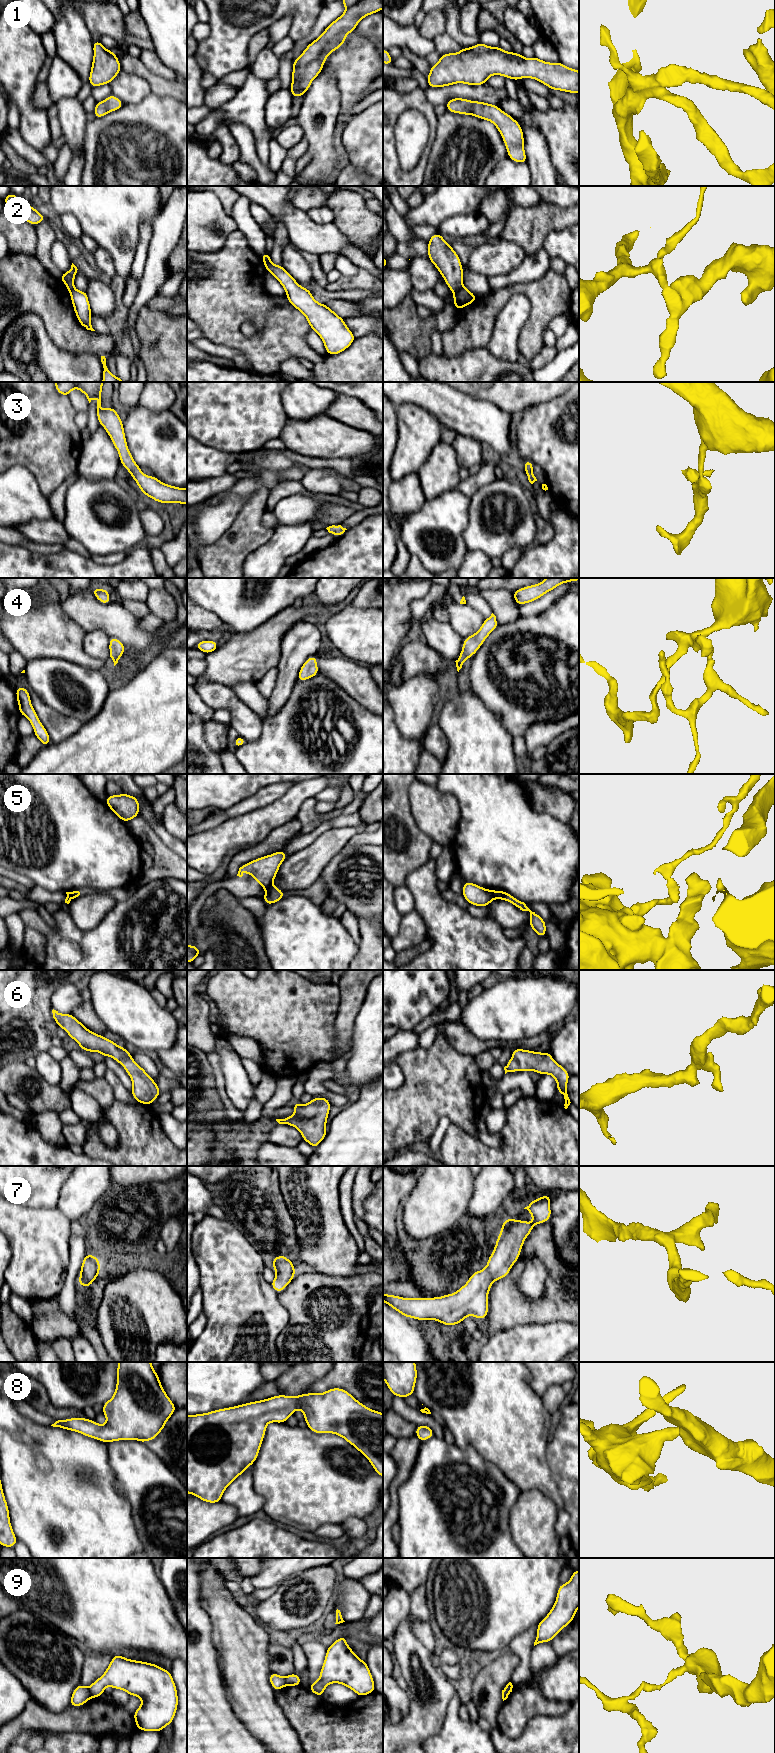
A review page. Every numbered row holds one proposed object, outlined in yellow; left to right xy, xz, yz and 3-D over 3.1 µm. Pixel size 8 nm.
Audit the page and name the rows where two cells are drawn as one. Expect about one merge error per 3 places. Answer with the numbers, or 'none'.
2, 5, 9

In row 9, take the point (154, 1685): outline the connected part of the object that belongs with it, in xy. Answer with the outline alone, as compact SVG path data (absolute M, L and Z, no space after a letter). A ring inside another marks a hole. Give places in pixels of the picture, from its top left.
M118 1654L113 1656L104 1674L88 1688L91 1697L100 1697L106 1686L142 1700L133 1713L137 1729L161 1732L172 1724L178 1708L178 1694L171 1671Z

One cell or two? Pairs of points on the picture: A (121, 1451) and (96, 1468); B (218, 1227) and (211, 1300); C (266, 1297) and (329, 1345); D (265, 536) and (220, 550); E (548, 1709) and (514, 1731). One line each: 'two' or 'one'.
A: two
B: one
C: two
D: one
E: one

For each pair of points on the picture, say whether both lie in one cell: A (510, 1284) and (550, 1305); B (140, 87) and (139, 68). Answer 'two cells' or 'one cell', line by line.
A: one cell
B: two cells

